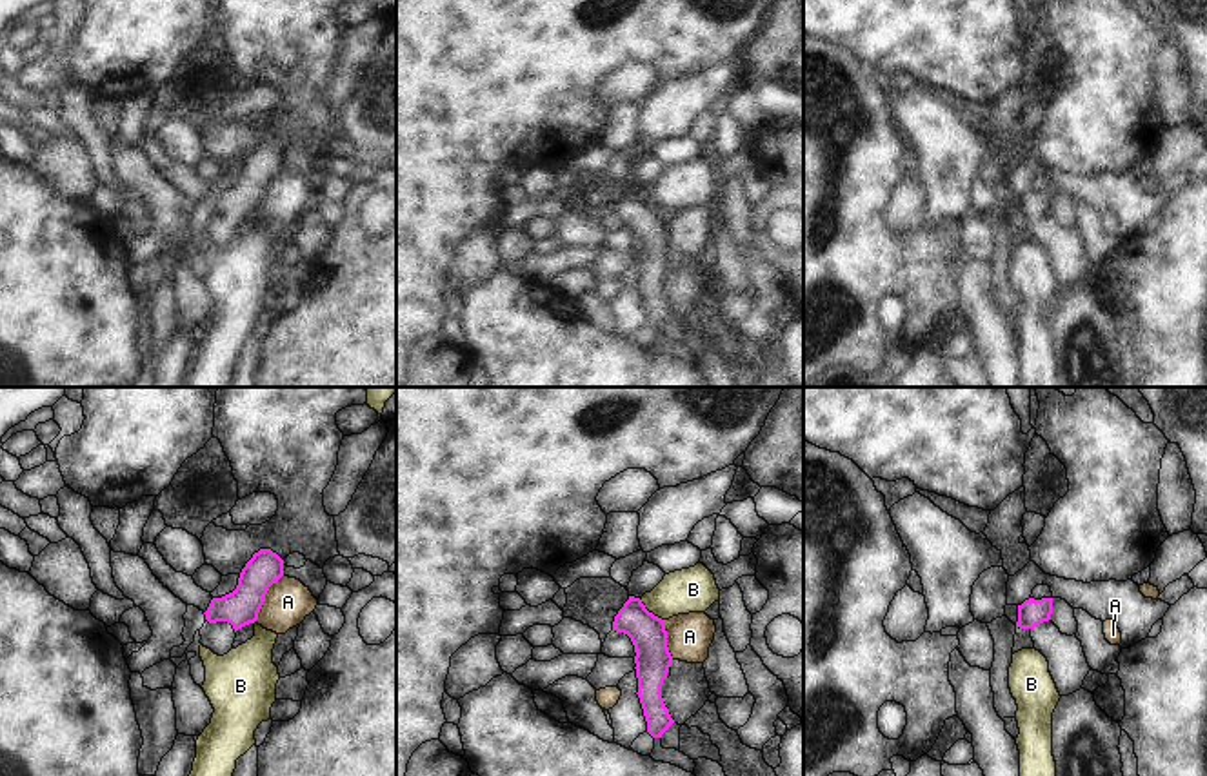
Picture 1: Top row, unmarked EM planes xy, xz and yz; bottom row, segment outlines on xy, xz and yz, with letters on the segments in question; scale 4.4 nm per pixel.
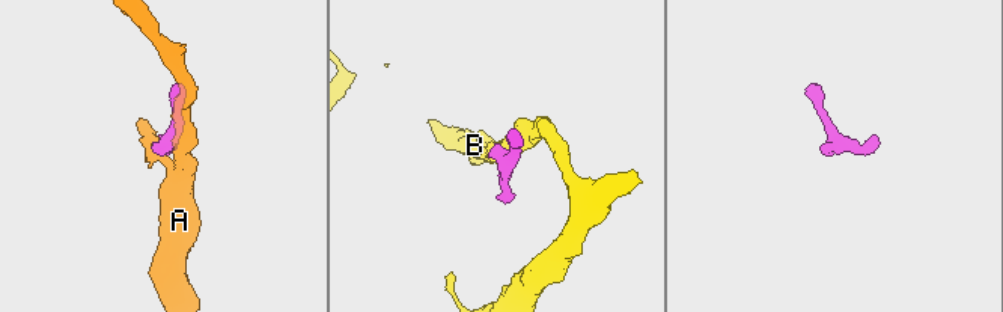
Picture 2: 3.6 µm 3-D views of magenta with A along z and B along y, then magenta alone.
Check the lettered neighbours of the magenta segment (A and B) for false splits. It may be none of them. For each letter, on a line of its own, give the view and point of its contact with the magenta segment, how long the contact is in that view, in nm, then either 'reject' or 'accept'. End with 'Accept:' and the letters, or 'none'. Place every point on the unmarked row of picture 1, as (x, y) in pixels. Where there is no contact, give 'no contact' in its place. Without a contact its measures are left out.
A: contact xy (264, 191); length 240 nm; reject
B: contact xz (651, 206); length 160 nm; reject
Accept: none

